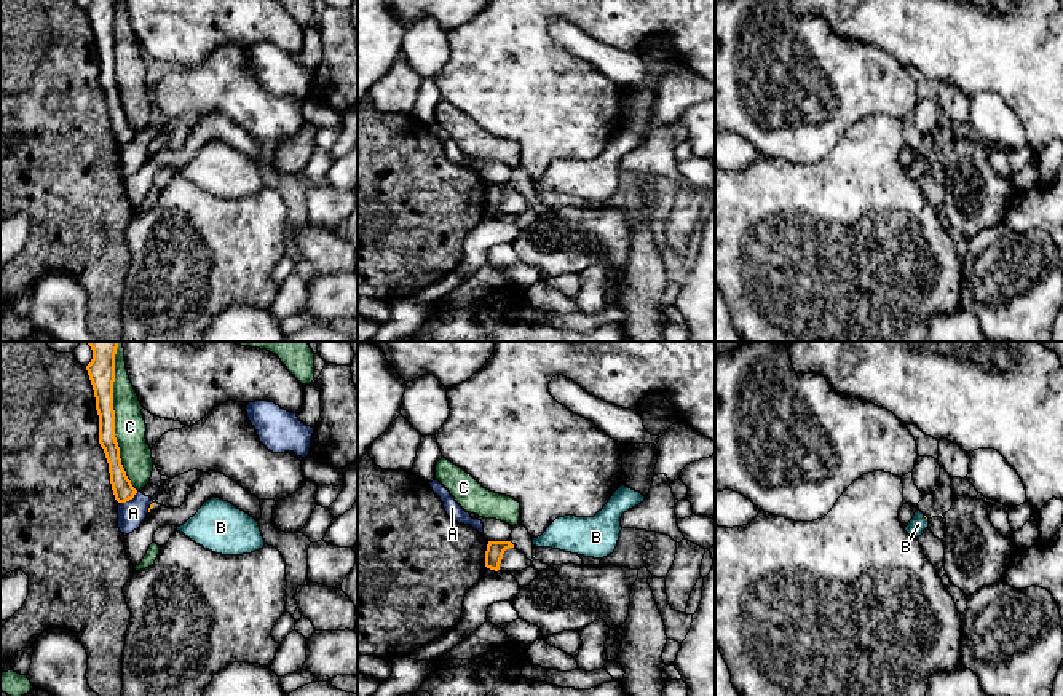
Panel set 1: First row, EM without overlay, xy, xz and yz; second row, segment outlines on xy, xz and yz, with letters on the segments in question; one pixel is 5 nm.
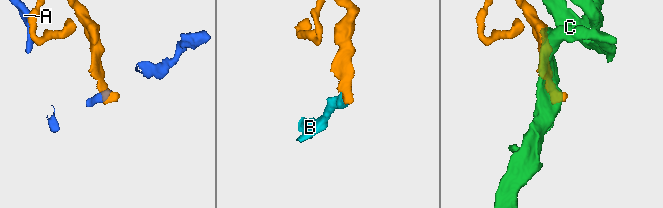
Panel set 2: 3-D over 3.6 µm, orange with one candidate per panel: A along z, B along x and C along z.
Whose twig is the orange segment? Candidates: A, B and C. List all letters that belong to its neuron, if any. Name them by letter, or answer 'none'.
B

